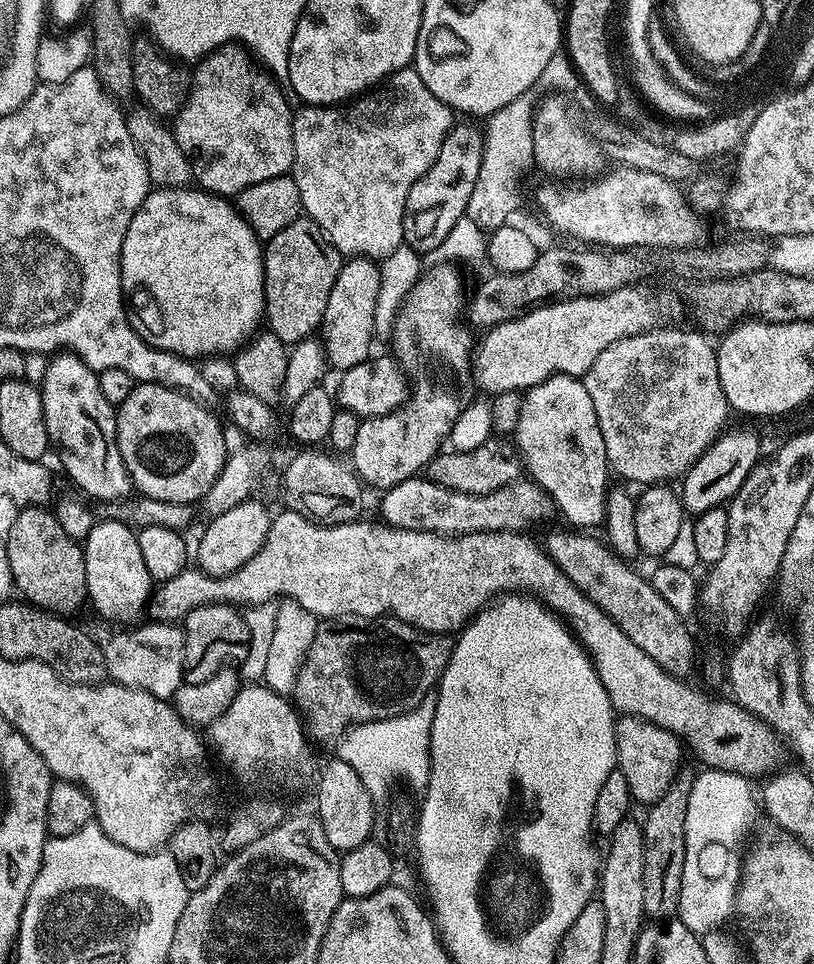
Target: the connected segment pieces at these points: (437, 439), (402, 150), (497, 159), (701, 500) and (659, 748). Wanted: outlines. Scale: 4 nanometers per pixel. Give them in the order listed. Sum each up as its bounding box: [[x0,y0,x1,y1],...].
[[350,268,474,490],[290,66,454,258],[465,95,536,232],[679,428,761,514],[615,715,682,805]]

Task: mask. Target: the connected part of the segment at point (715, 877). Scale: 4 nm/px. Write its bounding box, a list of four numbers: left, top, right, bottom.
[678,768,758,934]

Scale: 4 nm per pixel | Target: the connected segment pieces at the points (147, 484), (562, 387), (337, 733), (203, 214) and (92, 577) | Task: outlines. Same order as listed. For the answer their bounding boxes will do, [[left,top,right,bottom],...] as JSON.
[[116,383,230,506],[514,376,610,530],[294,616,453,740],[120,186,262,358],[82,520,154,620]]

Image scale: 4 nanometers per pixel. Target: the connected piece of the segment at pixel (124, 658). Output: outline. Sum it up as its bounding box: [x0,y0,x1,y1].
[103,622,184,701]

